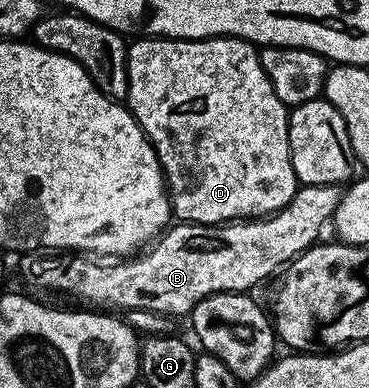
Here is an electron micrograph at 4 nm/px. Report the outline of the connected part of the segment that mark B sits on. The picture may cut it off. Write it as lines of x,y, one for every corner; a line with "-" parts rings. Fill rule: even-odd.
300,185
293,200
276,214
236,220
221,226
194,226
192,222
175,224
142,252
122,260
63,256
60,262
46,266
39,259
42,257
27,252
20,257
23,259
19,266
29,285
56,290
83,308
94,308
99,312
144,310
187,316
199,301
215,293
250,291
250,286
265,281
275,269
286,267
298,254
316,245
323,225
332,221
340,197
339,186

